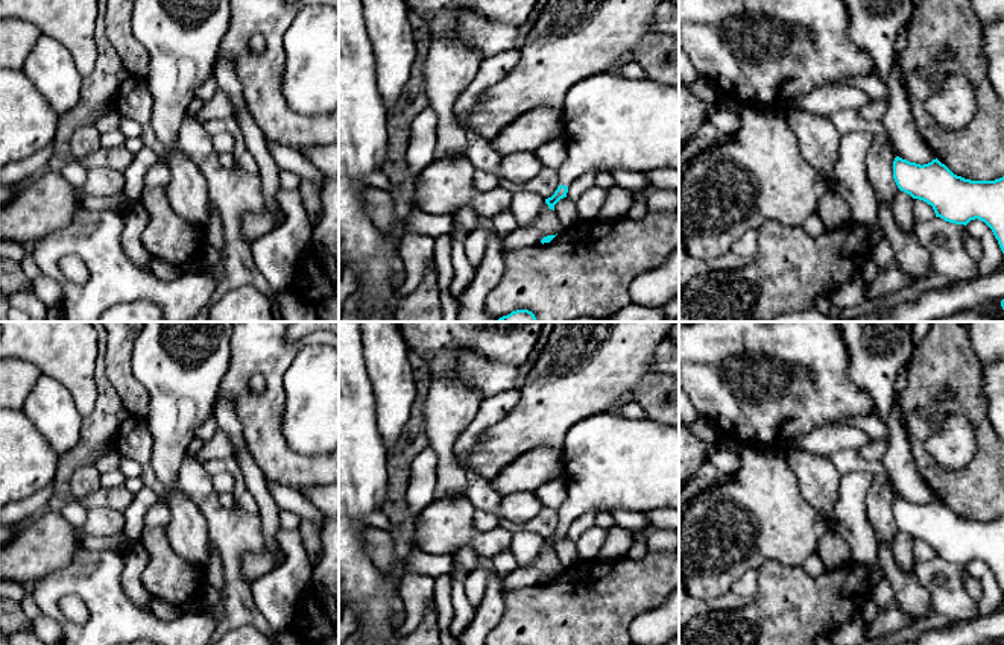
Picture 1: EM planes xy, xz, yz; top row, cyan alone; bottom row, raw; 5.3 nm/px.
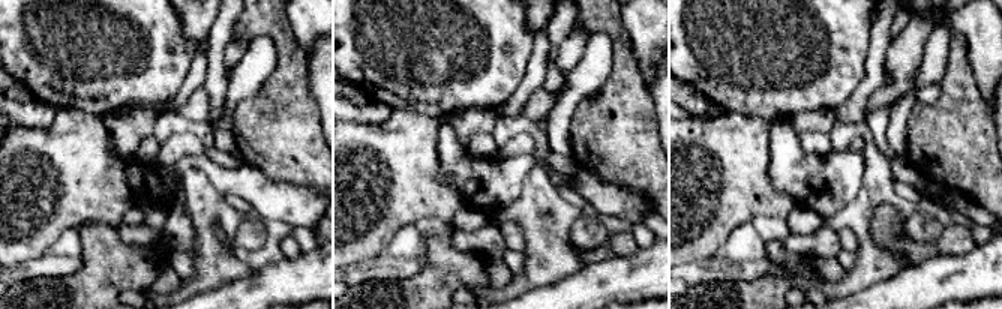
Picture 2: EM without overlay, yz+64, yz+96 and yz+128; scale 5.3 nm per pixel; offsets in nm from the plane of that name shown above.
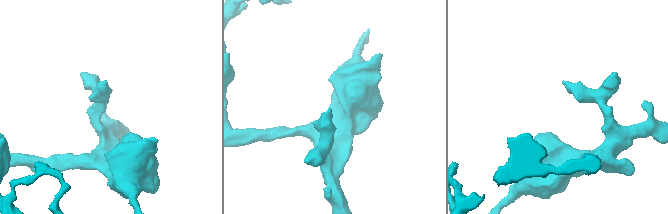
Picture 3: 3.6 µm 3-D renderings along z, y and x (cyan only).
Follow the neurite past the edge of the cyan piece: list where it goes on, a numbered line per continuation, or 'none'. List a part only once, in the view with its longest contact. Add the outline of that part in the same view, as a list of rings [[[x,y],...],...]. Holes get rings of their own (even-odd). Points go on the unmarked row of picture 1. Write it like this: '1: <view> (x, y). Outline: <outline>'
1: xz (609, 462). Outline: [[[612,413],[591,414],[567,431],[562,467],[567,499],[557,511],[559,525],[568,527],[588,511],[679,508],[679,429],[674,426]]]

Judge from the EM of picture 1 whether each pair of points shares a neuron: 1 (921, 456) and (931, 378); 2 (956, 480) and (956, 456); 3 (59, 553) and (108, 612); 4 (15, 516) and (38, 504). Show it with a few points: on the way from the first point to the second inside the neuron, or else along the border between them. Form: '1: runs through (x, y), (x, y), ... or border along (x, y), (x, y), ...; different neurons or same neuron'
1: runs through (916, 436), (912, 421), (912, 398); same neuron
2: border along (978, 446), (962, 468), (942, 468), (925, 449); different neurons
3: border along (79, 548), (69, 563), (37, 580); different neurons
4: runs through (22, 510), (32, 507); same neuron

